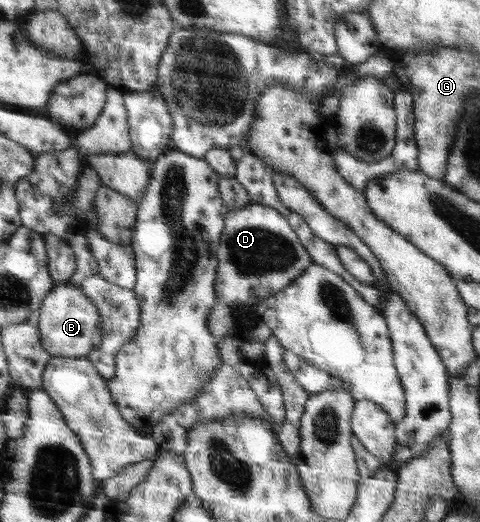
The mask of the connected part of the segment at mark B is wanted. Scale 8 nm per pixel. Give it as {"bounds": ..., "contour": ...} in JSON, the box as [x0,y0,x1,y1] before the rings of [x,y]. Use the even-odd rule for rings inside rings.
{"bounds":[34,284,103,358],"contour":[[[74,284],[55,285],[34,318],[37,319],[41,331],[40,343],[50,352],[51,357],[84,358],[102,343],[103,325],[100,321],[100,311],[90,296]]]}

